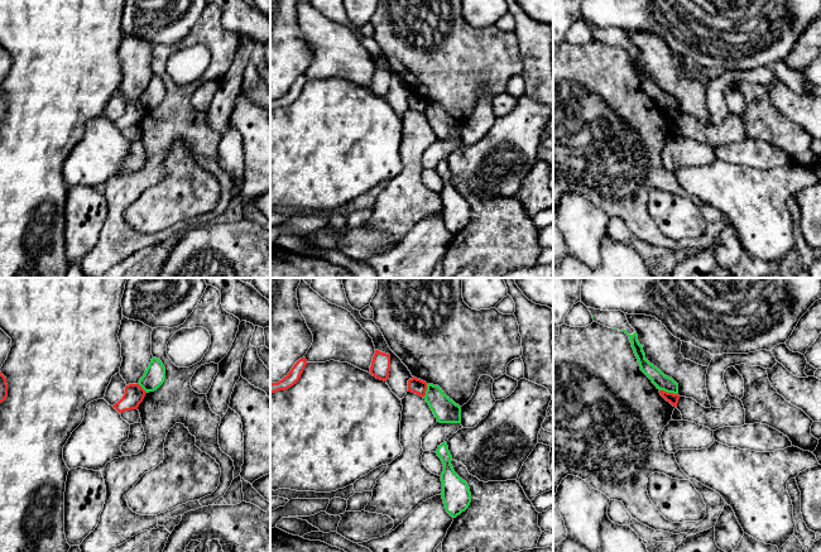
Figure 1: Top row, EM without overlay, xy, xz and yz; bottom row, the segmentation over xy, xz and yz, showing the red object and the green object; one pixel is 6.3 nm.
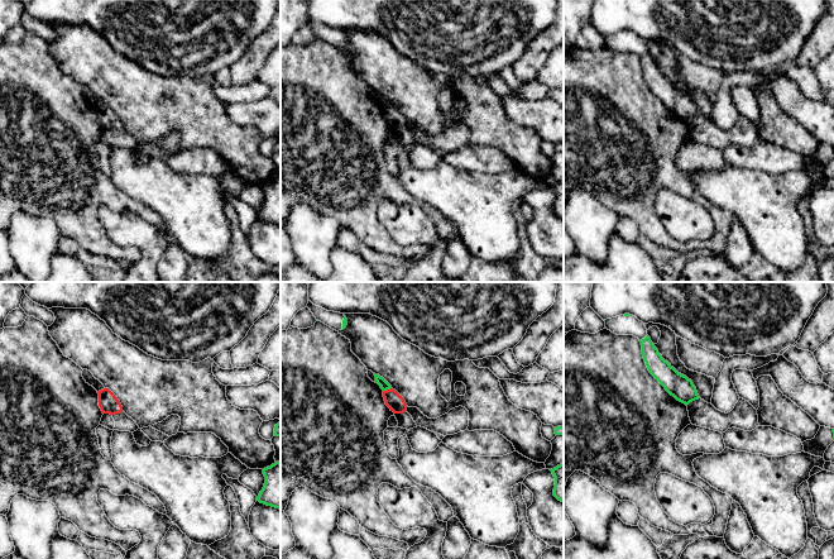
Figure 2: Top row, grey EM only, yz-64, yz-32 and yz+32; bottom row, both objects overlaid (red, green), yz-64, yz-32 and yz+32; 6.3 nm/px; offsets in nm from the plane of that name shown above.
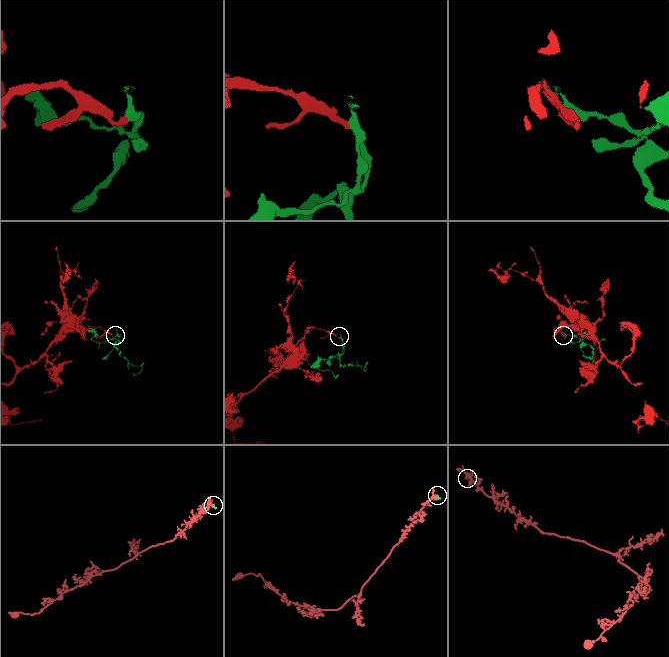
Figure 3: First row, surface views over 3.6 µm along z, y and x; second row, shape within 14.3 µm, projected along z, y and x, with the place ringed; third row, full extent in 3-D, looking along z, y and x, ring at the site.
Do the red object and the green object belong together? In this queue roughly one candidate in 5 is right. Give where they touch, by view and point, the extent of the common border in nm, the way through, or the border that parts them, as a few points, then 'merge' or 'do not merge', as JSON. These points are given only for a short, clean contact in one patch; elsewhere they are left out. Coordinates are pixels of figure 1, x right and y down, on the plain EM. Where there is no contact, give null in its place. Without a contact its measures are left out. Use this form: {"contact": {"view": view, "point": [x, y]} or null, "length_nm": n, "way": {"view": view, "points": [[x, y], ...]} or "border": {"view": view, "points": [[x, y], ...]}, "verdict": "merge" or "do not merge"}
{"contact": {"view": "yz", "point": [668, 110]}, "length_nm": 120, "border": {"view": "yz", "points": [[659, 106], [677, 111]]}, "verdict": "do not merge"}

